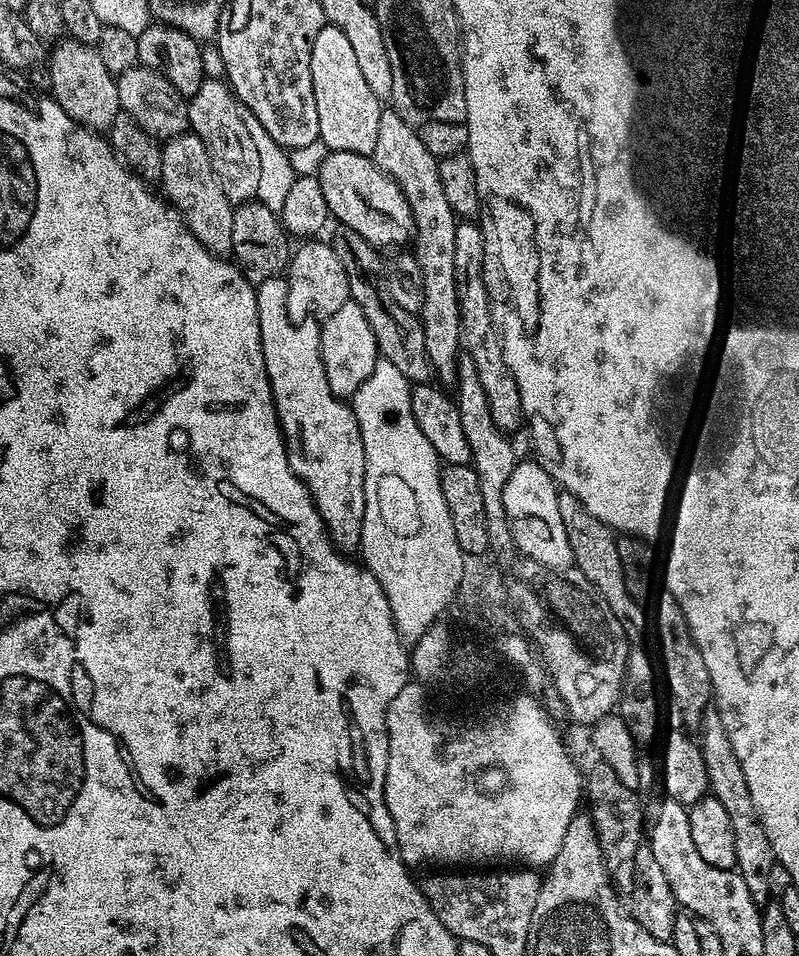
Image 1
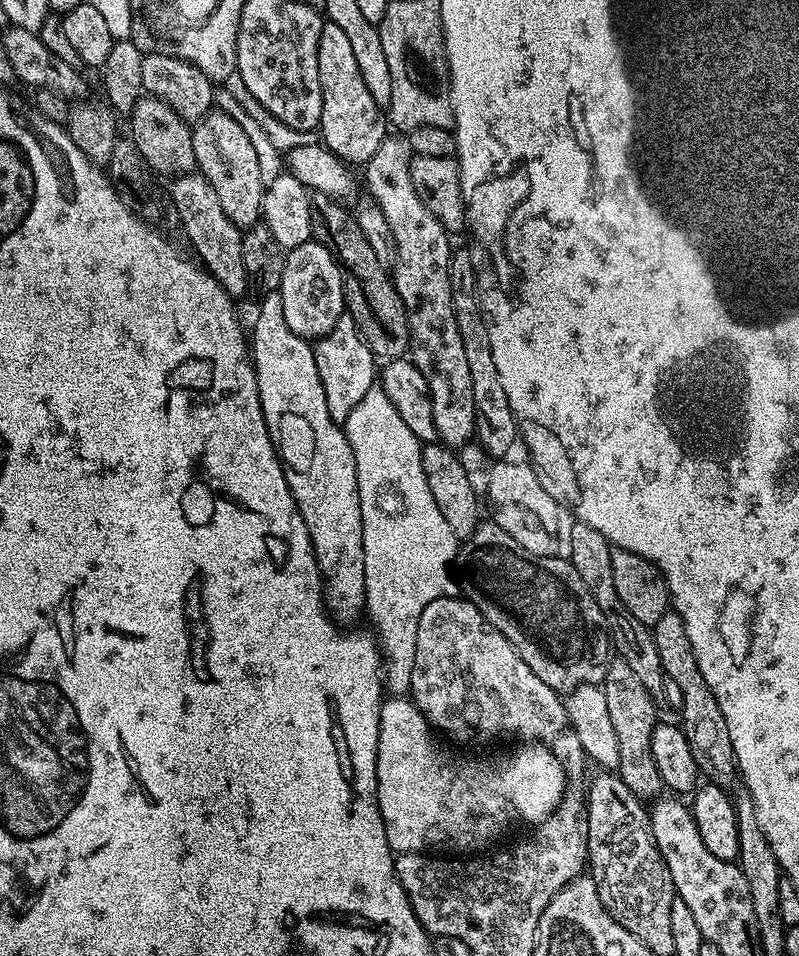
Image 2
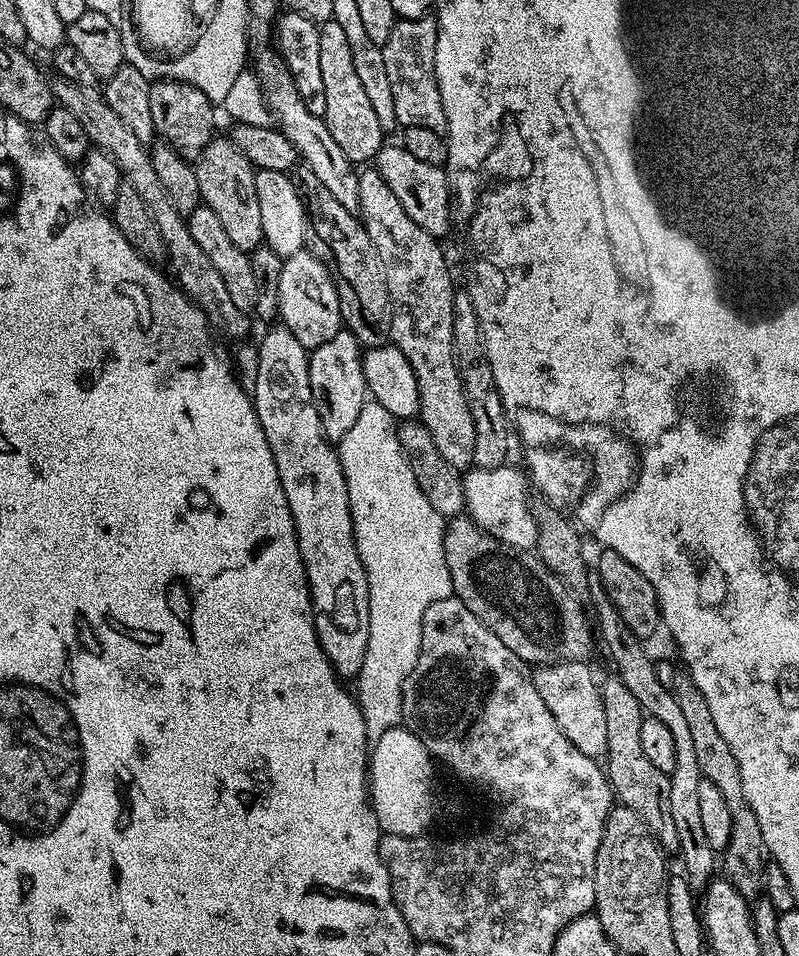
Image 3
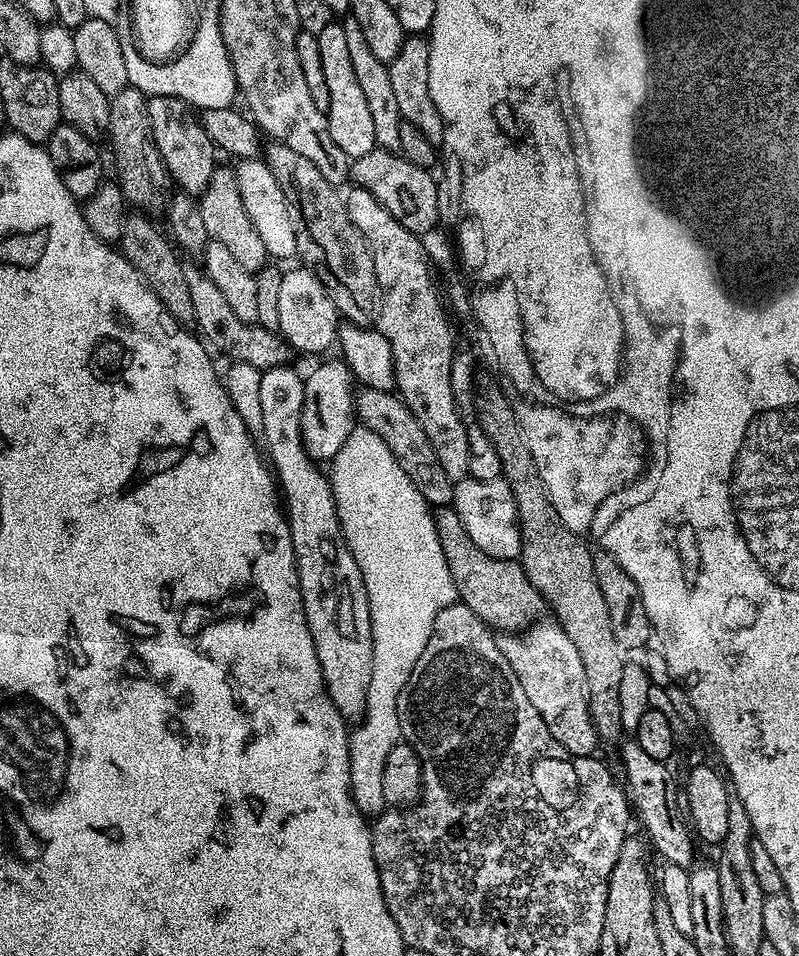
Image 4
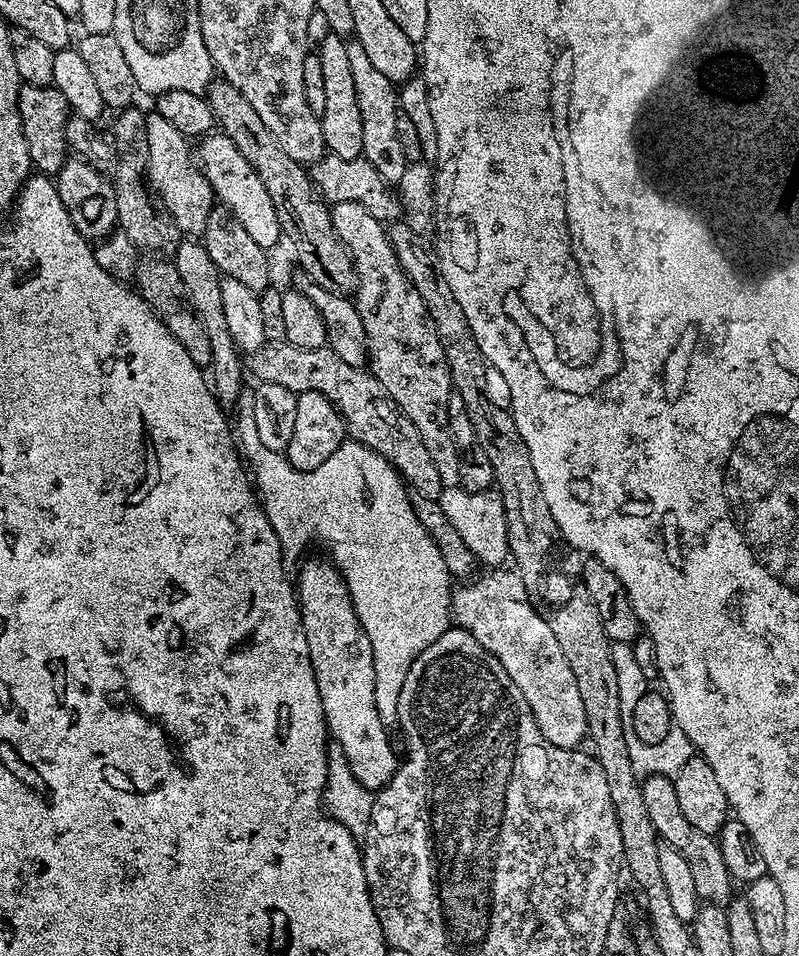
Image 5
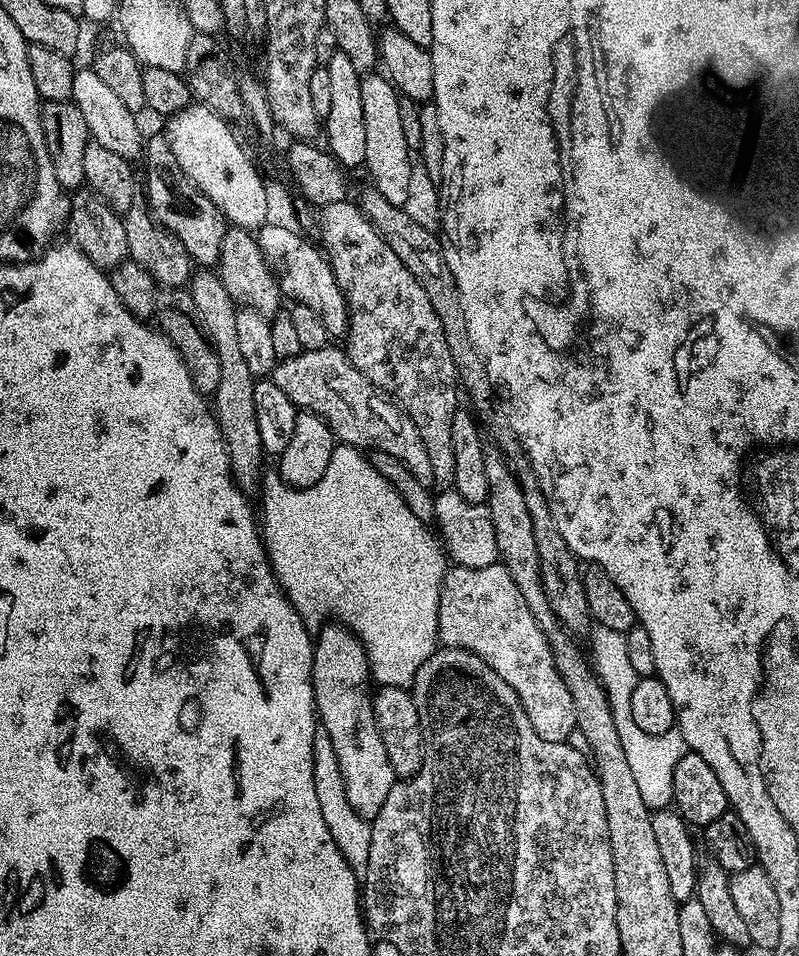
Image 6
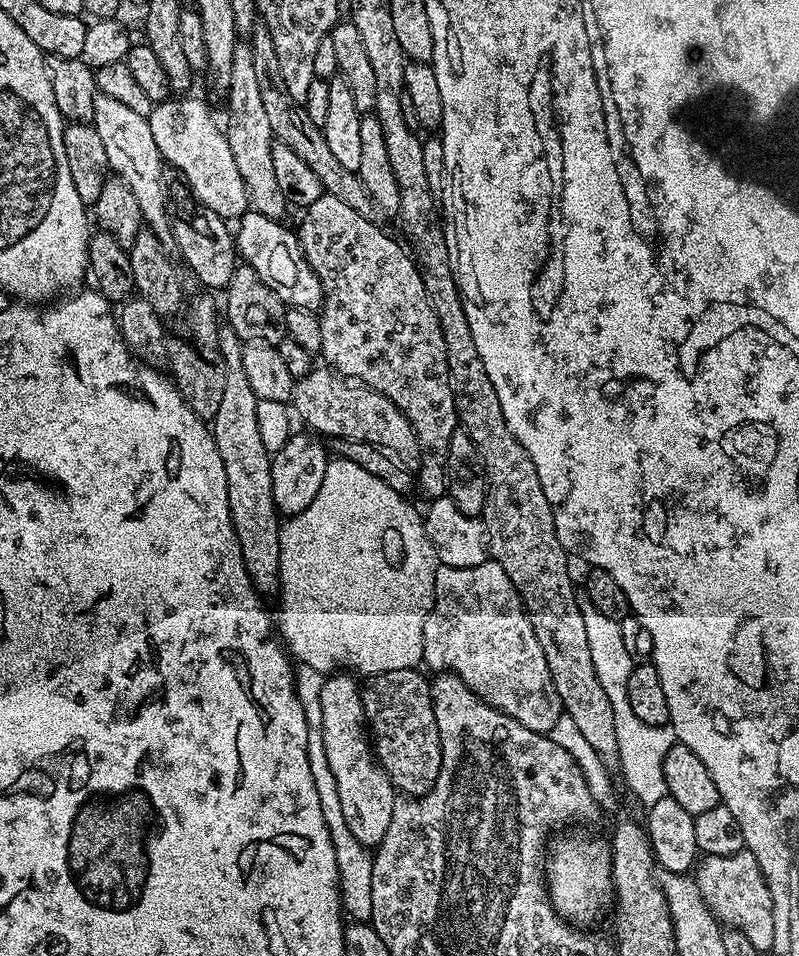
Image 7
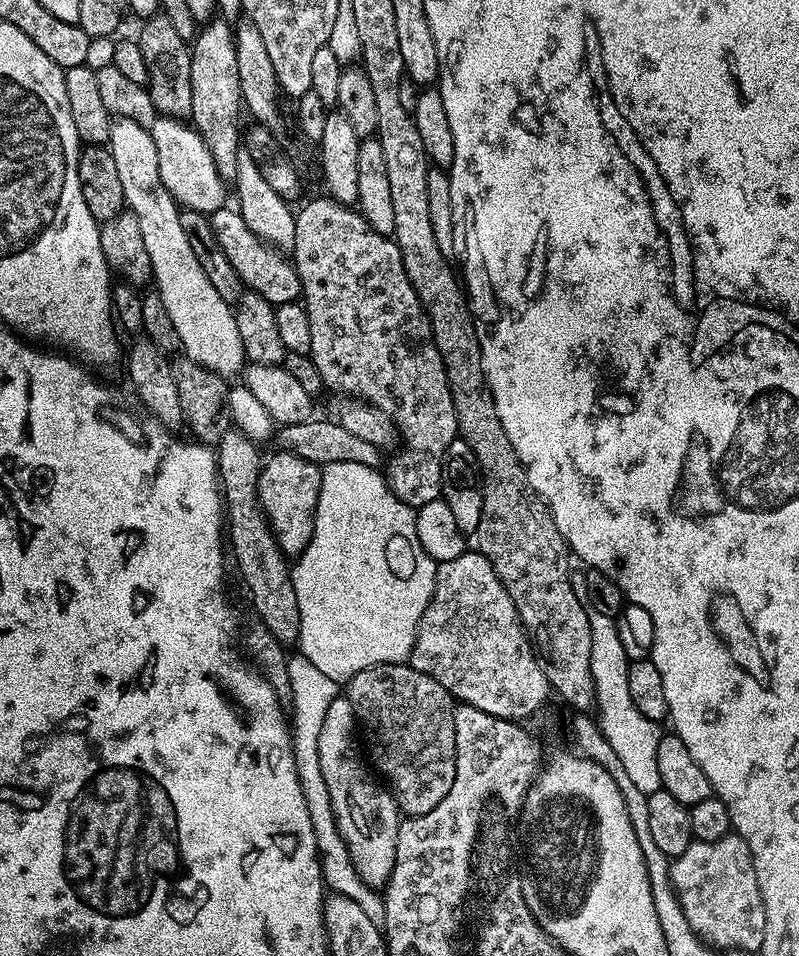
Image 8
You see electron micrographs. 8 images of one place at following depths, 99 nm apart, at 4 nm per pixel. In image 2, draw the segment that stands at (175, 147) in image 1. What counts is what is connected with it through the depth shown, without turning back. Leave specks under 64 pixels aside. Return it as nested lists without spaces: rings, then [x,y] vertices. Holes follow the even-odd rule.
[[[199,171],[175,177],[171,184],[172,204],[176,207],[176,216],[180,219],[189,242],[192,243],[191,251],[199,257],[203,267],[211,272],[213,278],[229,296],[239,298],[247,288],[250,288],[246,262],[242,262],[244,241],[242,229],[234,222],[230,222],[230,218],[226,218],[226,210],[222,210],[222,205],[218,202],[218,194],[214,194],[214,186],[210,186],[210,182],[206,182],[206,178],[201,176]]]

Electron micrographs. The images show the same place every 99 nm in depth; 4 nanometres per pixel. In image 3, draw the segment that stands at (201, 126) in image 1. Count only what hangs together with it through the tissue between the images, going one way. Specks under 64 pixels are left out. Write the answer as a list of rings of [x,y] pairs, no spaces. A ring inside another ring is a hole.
[[[217,135],[202,150],[200,159],[195,161],[198,190],[203,207],[214,210],[218,222],[226,229],[230,242],[238,250],[251,253],[264,244],[262,214],[258,211],[258,190],[256,189],[257,169],[246,158],[242,150],[227,135]]]

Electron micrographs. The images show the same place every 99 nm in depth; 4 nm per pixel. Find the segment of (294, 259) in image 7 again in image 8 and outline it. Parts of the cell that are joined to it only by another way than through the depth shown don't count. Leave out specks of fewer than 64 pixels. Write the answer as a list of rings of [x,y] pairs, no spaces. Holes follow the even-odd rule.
[[[231,207],[219,208],[217,212],[211,213],[210,219],[214,238],[218,238],[218,246],[222,246],[222,254],[230,258],[230,266],[234,266],[234,274],[238,274],[247,291],[262,294],[266,302],[277,305],[299,301],[302,289],[295,264],[291,259],[286,258],[283,251],[277,250],[262,238],[258,238],[258,234],[254,234],[254,230],[246,226],[240,211]]]

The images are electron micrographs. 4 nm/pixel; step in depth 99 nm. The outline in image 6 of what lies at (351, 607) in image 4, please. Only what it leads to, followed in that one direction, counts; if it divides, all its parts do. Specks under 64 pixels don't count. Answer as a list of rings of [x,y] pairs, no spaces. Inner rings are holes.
[[[328,622],[319,629],[320,633],[315,633],[314,647],[312,649],[312,689],[314,690],[314,702],[316,703],[316,714],[318,717],[319,727],[328,735],[328,744],[332,747],[330,752],[331,759],[338,762],[338,770],[340,771],[339,780],[346,786],[346,798],[350,798],[350,806],[354,806],[354,810],[359,816],[367,816],[369,818],[378,814],[378,810],[382,810],[382,802],[386,802],[386,794],[390,794],[390,790],[394,787],[398,777],[394,774],[394,766],[390,766],[390,758],[386,758],[386,746],[382,746],[382,734],[378,730],[378,722],[374,718],[374,706],[372,705],[373,689],[368,689],[370,685],[370,665],[368,655],[362,646],[362,642],[353,632],[344,627],[339,622]]]

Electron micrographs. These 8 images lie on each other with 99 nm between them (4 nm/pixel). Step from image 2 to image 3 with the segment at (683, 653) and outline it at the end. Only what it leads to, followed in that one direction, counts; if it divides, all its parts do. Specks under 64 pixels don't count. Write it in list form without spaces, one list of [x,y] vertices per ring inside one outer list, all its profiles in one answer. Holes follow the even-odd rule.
[[[681,674],[677,678],[676,684],[674,683],[674,691],[678,706],[682,706],[682,714],[686,718],[690,735],[694,741],[698,770],[702,770],[704,779],[714,782],[714,786],[718,786],[722,798],[726,798],[726,807],[730,809],[730,842],[726,842],[722,853],[723,879],[730,881],[734,890],[742,893],[745,900],[755,901],[764,891],[766,849],[762,838],[762,826],[758,826],[754,806],[750,806],[749,800],[746,799],[738,758],[734,758],[734,750],[730,750],[726,738],[722,738],[722,734],[718,734],[718,726],[714,726],[714,717],[710,714],[710,706],[706,703],[706,698],[702,698],[702,690],[698,690],[698,686],[694,686],[692,677]]]

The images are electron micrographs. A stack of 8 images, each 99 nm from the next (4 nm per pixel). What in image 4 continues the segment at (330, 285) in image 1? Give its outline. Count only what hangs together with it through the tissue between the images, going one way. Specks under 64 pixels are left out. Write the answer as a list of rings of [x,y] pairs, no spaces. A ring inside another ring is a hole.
[[[307,266],[300,268],[288,268],[282,278],[282,286],[278,297],[278,322],[280,323],[280,335],[288,341],[289,348],[300,352],[324,352],[328,347],[335,345],[338,340],[338,313],[334,302],[330,298],[327,288],[310,271]]]

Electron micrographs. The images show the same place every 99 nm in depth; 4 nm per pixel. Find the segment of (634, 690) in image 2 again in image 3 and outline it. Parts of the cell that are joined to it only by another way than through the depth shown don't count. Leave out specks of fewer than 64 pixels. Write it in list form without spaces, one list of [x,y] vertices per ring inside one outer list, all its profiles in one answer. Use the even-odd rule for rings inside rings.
[[[609,675],[608,681],[600,684],[600,701],[604,707],[606,714],[606,775],[608,781],[612,784],[612,790],[615,799],[619,801],[623,807],[634,810],[634,814],[638,814],[638,818],[642,818],[642,822],[646,822],[646,826],[656,838],[656,843],[664,850],[678,849],[678,830],[674,826],[674,817],[670,814],[670,782],[668,781],[669,773],[657,770],[653,764],[648,761],[646,754],[642,750],[641,731],[642,722],[645,718],[645,711],[641,708],[638,698],[634,698],[634,694],[630,694],[630,690],[626,687],[626,682],[622,682],[619,676]]]

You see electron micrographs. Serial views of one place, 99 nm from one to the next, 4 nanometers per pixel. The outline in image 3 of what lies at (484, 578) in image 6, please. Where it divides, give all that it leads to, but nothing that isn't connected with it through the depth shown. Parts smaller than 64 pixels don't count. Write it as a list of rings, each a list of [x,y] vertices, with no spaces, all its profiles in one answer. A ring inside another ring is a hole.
[[[566,660],[562,664],[546,664],[534,672],[536,689],[546,702],[546,710],[554,714],[554,722],[582,750],[582,754],[593,758],[603,757],[606,753],[606,714],[600,701],[600,684],[592,677],[587,663]]]

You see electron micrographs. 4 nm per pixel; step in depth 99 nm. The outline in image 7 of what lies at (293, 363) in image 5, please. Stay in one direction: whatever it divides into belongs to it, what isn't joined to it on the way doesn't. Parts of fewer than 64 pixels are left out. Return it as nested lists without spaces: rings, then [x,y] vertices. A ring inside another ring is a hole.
[[[327,366],[313,367],[311,372],[293,383],[290,404],[295,415],[299,419],[301,416],[313,433],[324,438],[369,443],[397,466],[402,466],[402,470],[419,473],[420,447],[411,422],[404,417],[402,410],[398,410],[398,406],[394,406],[394,402],[390,402],[390,398],[366,387],[359,380],[351,380]]]

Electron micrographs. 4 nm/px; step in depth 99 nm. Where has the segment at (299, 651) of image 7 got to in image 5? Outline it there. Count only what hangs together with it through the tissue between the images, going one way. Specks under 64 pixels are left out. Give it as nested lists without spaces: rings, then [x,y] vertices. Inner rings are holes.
[[[251,391],[240,393],[234,408],[234,439],[250,469],[266,518],[270,518],[270,526],[274,526],[274,534],[278,534],[280,548],[289,561],[299,561],[315,540],[328,548],[327,555],[342,574],[350,590],[354,610],[372,643],[378,714],[386,722],[395,721],[398,694],[402,694],[402,682],[406,682],[410,666],[418,654],[422,654],[430,642],[438,642],[438,638],[442,638],[450,626],[454,577],[446,570],[446,562],[442,562],[438,546],[434,546],[430,534],[426,534],[422,522],[418,522],[418,514],[414,514],[414,506],[408,497],[410,489],[404,483],[404,477],[389,460],[365,444],[348,438],[342,446],[338,446],[338,450],[334,450],[334,454],[330,454],[330,458],[326,458],[326,462],[322,462],[322,466],[318,466],[318,470],[298,470],[290,466],[284,452],[270,450],[262,438],[258,438],[252,397]]]

